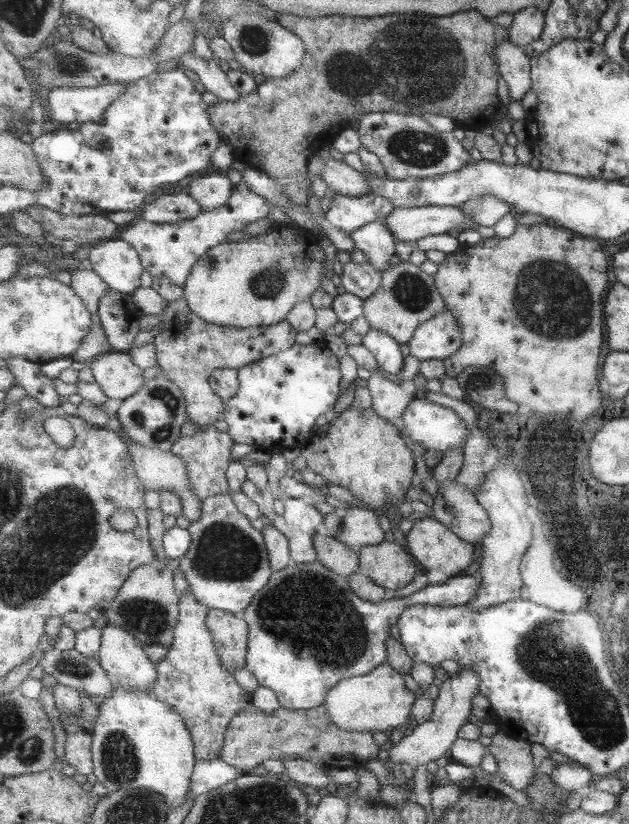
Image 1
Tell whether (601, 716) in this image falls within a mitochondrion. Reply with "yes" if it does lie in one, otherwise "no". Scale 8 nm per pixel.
yes

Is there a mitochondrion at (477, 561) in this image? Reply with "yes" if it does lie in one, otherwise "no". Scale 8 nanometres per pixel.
no

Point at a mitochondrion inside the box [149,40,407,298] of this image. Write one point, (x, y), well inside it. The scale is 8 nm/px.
(342, 79)

